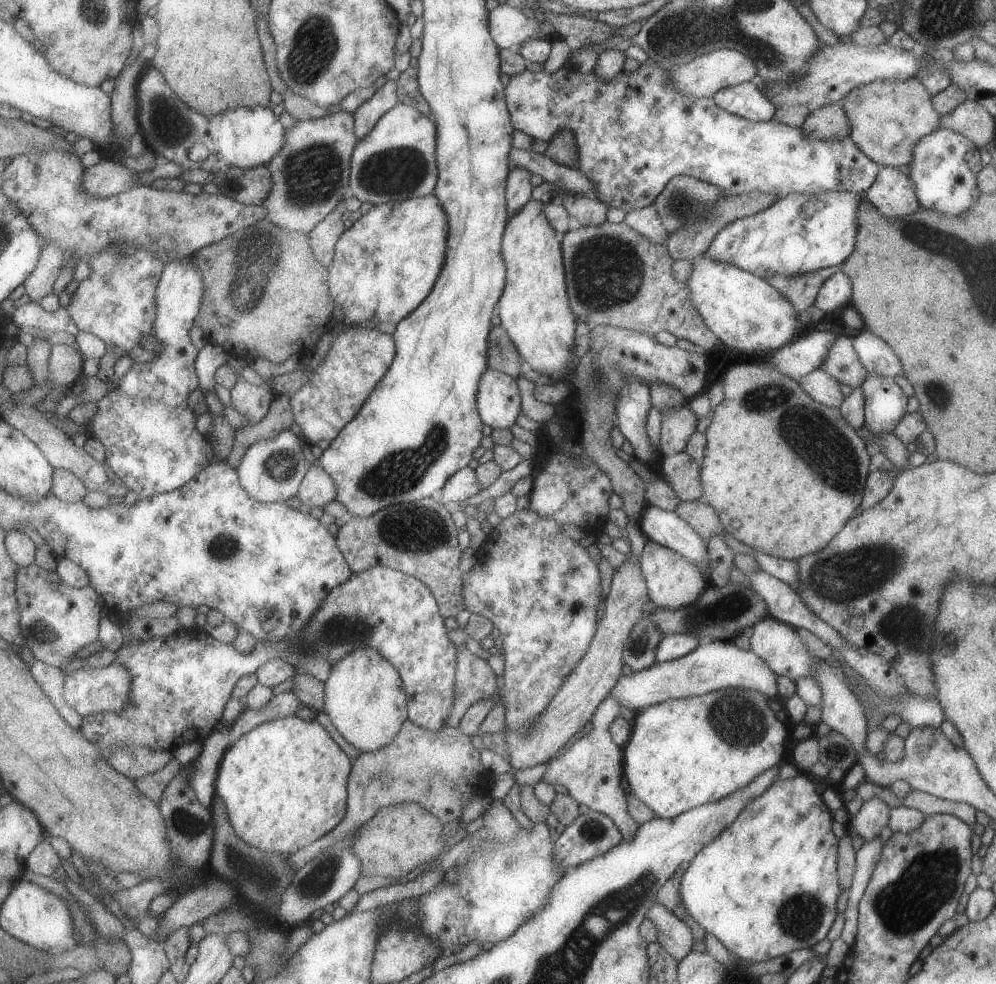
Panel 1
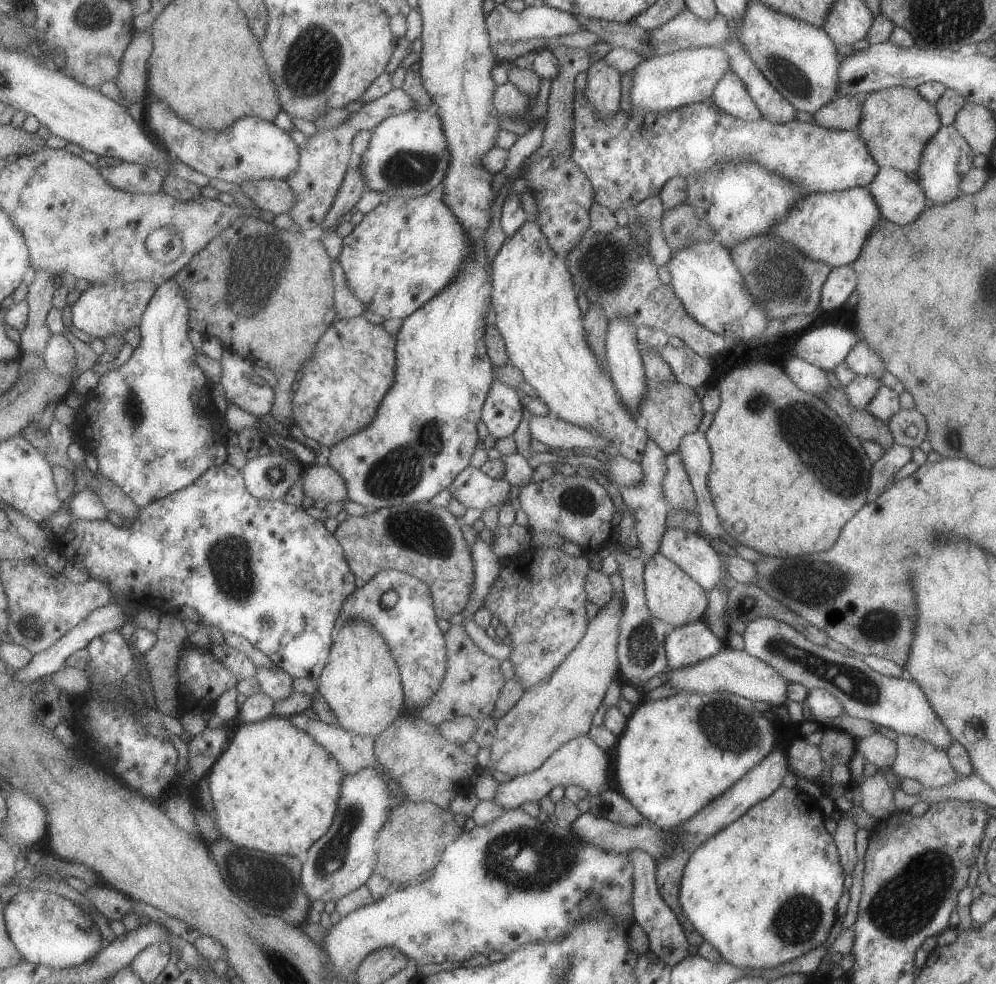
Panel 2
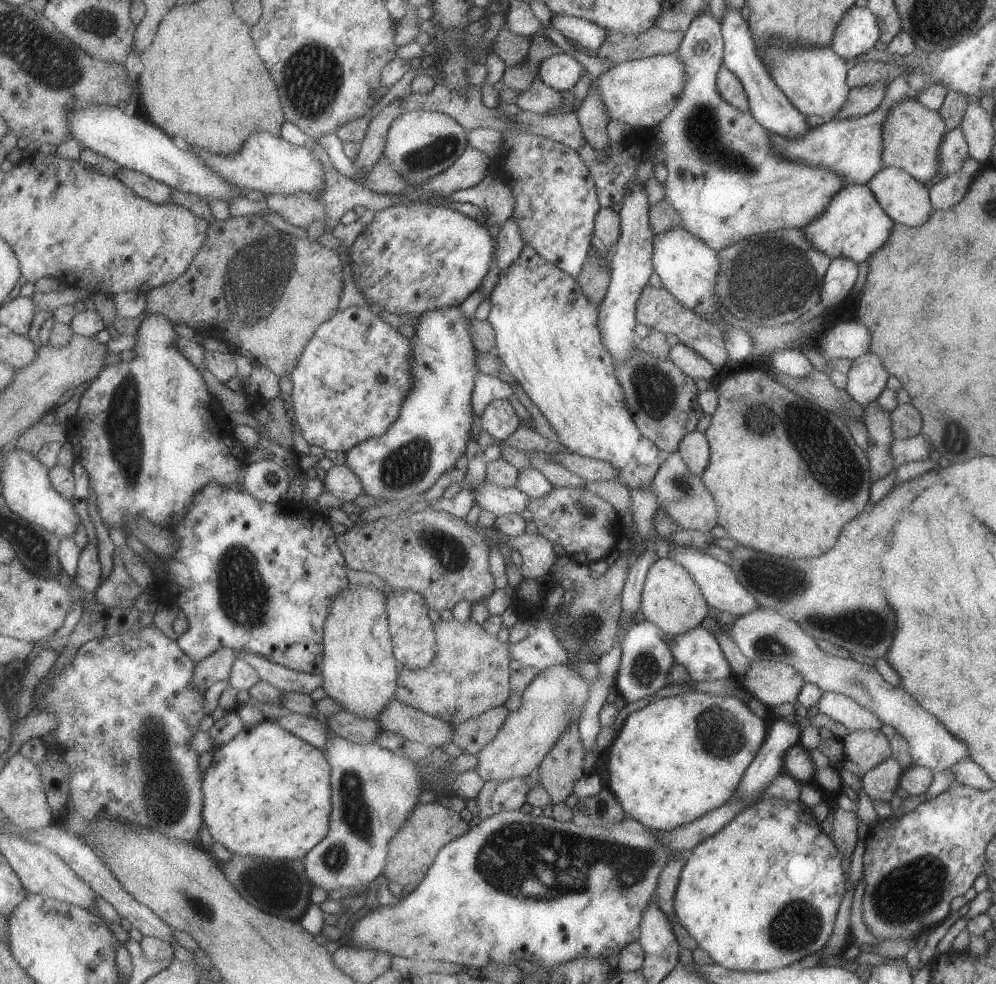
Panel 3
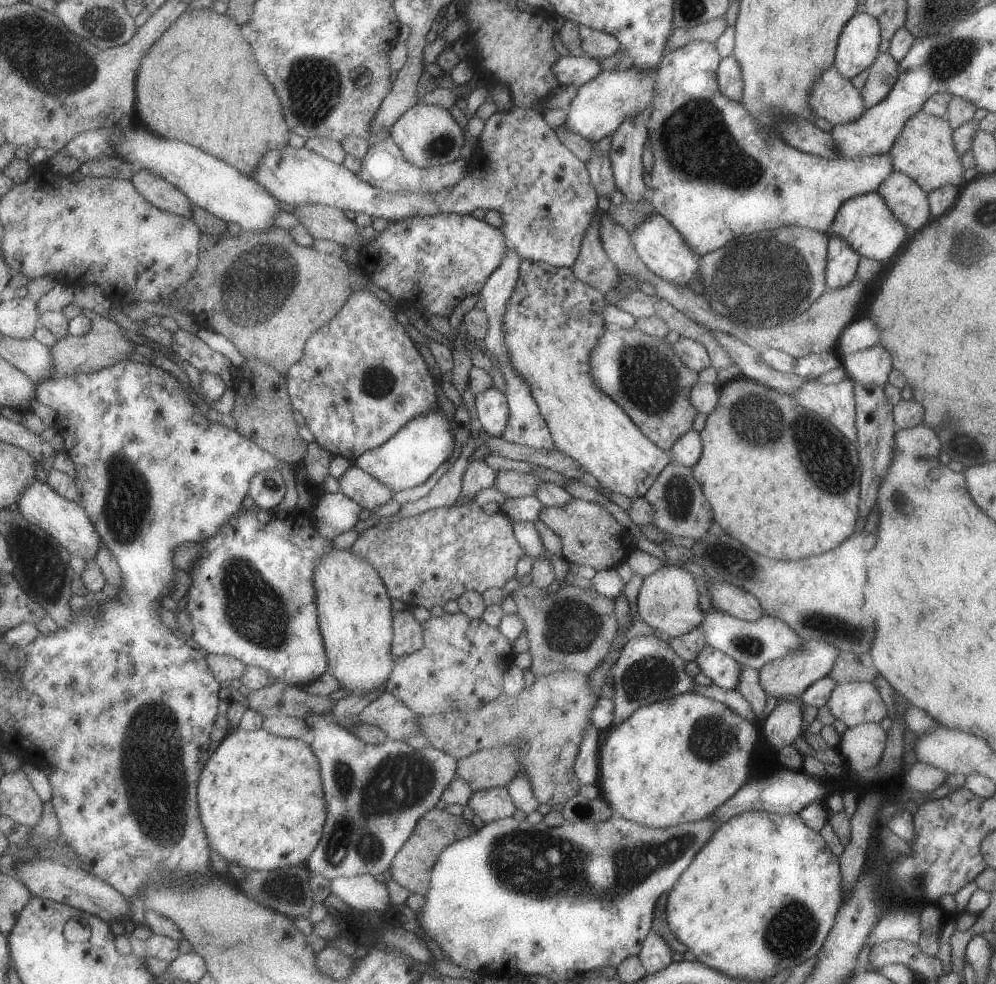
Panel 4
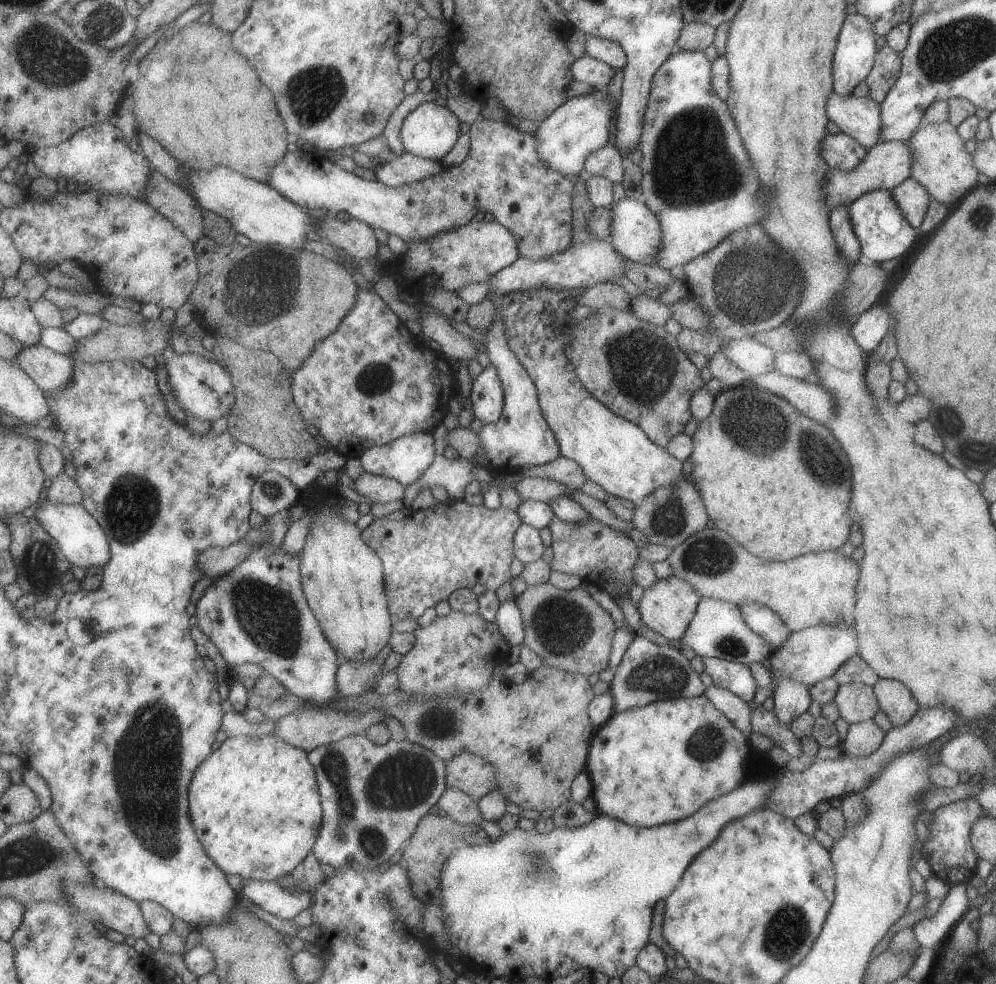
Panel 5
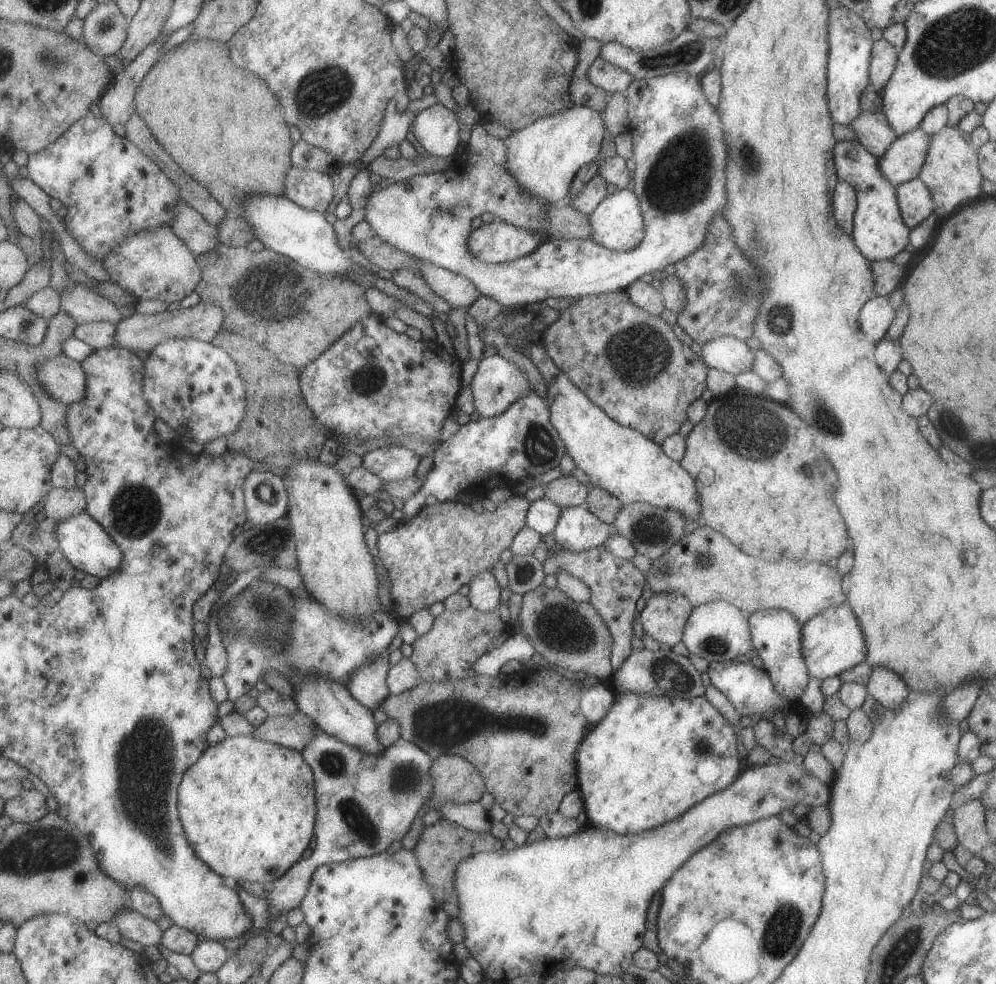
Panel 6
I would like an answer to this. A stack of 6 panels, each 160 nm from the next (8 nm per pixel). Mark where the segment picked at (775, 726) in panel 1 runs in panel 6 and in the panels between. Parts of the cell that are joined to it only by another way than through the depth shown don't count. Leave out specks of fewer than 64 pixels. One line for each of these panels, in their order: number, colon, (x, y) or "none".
2: (675, 754)
3: (677, 758)
4: (674, 761)
5: (651, 765)
6: (649, 759)

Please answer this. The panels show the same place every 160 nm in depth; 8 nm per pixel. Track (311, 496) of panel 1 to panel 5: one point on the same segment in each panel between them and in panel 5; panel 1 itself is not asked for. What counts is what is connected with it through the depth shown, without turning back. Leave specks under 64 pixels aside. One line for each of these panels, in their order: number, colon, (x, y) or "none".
2: (322, 483)
3: (341, 481)
4: (364, 488)
5: (376, 489)

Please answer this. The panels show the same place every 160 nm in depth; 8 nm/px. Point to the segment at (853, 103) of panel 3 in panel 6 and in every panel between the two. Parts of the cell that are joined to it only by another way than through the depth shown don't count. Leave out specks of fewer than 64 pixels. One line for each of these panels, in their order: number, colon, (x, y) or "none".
4: (882, 74)
5: (886, 66)
6: (883, 58)

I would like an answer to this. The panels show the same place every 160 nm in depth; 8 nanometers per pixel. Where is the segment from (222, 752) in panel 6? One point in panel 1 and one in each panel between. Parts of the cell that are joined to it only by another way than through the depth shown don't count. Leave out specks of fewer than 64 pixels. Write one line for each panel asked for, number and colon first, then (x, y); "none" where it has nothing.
1: (285, 782)
2: (277, 789)
3: (268, 793)
4: (262, 800)
5: (256, 802)

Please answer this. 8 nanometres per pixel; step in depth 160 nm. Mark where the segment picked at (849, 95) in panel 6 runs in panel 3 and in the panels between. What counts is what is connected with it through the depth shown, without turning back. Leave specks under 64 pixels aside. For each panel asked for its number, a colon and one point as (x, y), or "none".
3: (856, 31)
4: (856, 49)
5: (854, 52)

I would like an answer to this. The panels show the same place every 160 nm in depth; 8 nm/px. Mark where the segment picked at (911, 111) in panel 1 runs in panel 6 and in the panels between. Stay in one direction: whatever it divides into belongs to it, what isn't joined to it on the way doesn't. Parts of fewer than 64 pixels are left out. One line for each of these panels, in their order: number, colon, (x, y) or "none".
2: (895, 123)
3: (910, 133)
4: (923, 149)
5: (939, 162)
6: (950, 171)

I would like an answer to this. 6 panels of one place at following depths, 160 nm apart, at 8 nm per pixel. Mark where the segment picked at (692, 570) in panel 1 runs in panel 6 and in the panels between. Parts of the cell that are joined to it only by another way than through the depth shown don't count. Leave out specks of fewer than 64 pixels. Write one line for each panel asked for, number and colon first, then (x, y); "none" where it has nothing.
2: (672, 596)
3: (670, 598)
4: (667, 601)
5: (666, 607)
6: (664, 615)

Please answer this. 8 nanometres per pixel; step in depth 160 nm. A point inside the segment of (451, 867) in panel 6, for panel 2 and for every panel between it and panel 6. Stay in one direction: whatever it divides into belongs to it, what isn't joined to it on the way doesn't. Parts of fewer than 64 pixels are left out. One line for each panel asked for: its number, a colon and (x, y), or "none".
2: (414, 839)
3: (412, 851)
4: (413, 866)
5: (437, 838)

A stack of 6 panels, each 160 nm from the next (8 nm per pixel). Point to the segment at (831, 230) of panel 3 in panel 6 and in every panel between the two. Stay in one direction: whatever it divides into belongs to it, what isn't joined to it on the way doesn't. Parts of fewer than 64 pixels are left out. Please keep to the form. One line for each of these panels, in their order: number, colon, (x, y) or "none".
4: (865, 223)
5: (883, 234)
6: (878, 231)

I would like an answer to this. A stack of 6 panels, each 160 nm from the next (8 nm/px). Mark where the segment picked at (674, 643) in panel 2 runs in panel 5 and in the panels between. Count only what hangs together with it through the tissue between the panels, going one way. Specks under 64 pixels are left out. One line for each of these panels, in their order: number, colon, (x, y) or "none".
3: (696, 650)
4: (723, 671)
5: (736, 677)

